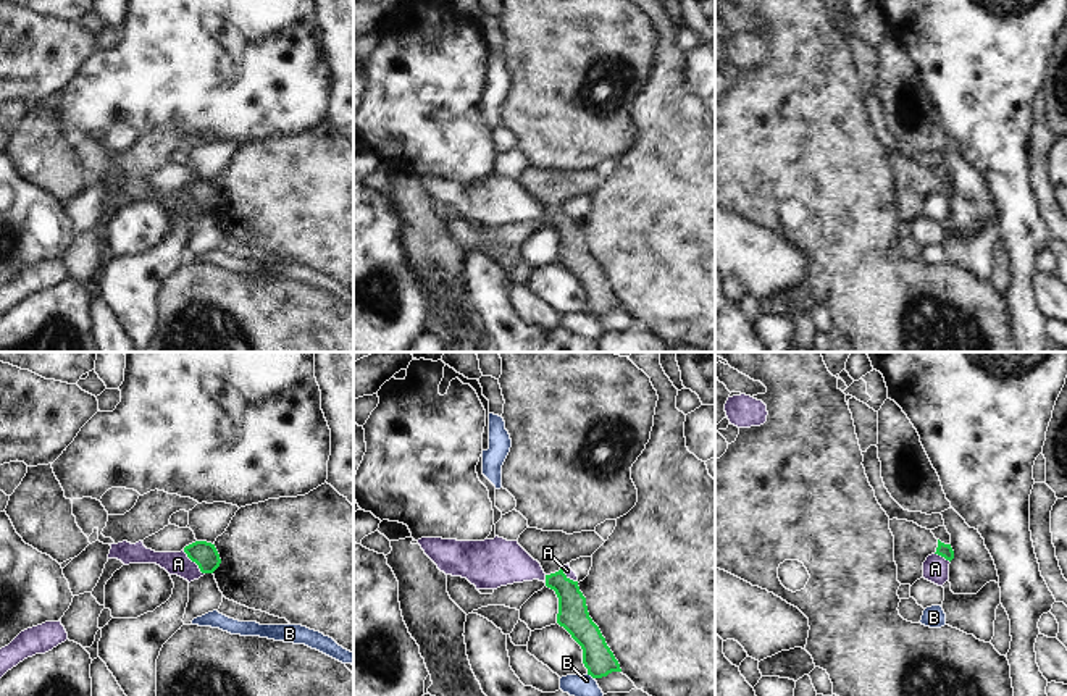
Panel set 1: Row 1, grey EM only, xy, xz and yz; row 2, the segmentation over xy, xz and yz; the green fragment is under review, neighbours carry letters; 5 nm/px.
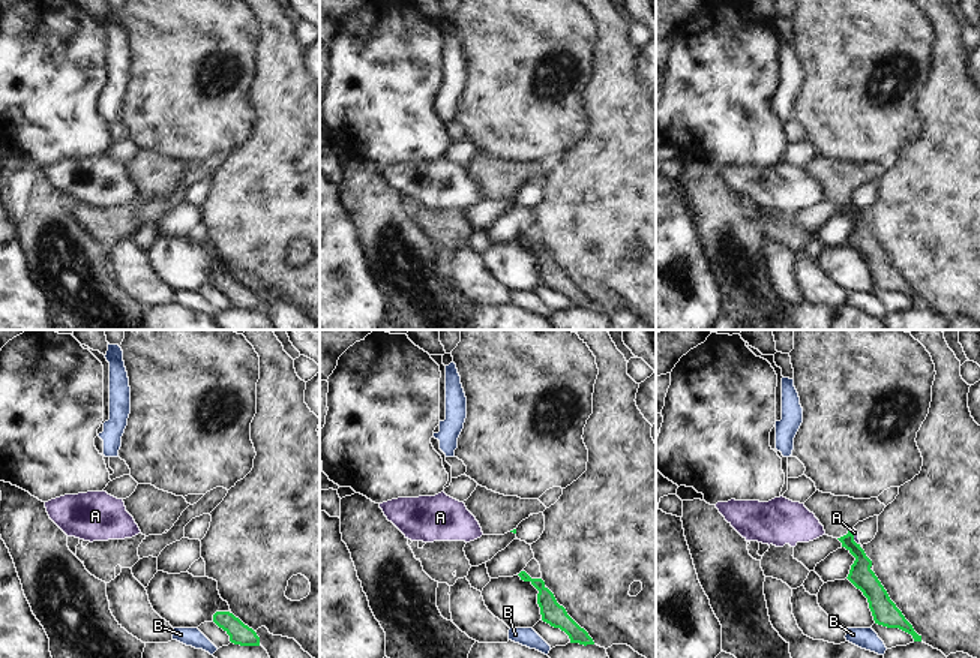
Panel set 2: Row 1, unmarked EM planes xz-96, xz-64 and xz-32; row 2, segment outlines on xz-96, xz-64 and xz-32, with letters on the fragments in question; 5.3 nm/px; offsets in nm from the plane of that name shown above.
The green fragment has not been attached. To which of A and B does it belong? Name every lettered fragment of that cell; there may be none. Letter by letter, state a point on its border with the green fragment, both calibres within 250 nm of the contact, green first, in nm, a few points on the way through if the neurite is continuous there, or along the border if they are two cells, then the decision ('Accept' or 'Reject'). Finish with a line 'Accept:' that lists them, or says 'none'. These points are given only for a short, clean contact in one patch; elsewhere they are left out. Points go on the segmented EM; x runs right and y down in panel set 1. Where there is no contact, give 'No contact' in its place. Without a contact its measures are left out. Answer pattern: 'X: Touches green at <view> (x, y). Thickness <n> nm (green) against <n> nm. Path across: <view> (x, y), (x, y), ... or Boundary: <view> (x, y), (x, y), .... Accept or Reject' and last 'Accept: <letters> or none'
A: Touches green at xy (194, 561). Thickness 120 nm (green) against 110 nm. Boundary: xy (183, 551), (204, 574). Reject
B: Touches green at xz (589, 674). Thickness 150 nm (green) against 110 nm. Boundary: xz (586, 674), (593, 679). Reject
Accept: none

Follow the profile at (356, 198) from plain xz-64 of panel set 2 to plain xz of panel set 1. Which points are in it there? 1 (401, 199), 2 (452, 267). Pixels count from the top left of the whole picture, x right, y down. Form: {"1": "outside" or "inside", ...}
{"1": "inside", "2": "inside"}

